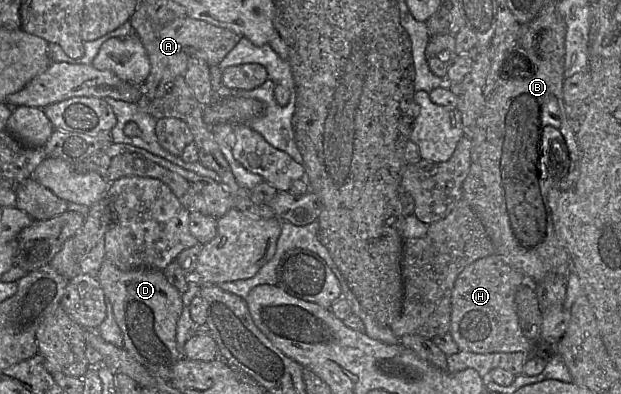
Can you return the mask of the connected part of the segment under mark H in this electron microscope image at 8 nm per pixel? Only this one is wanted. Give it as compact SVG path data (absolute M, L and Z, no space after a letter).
M496 255L487 256L481 259L476 260L472 264L468 265L457 277L451 295L451 315L450 315L450 329L449 332L444 334L450 335L451 339L456 343L459 350L463 351L463 353L468 353L470 355L478 355L478 356L490 356L493 354L499 353L516 353L516 352L528 352L531 348L536 349L538 347L538 343L531 343L523 334L519 319L516 311L515 304L515 296L517 291L521 286L525 285L524 276L517 270L514 270L509 265L501 261Z

